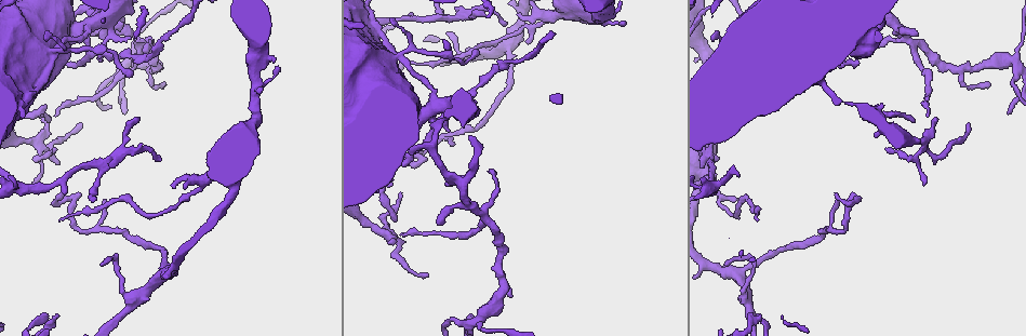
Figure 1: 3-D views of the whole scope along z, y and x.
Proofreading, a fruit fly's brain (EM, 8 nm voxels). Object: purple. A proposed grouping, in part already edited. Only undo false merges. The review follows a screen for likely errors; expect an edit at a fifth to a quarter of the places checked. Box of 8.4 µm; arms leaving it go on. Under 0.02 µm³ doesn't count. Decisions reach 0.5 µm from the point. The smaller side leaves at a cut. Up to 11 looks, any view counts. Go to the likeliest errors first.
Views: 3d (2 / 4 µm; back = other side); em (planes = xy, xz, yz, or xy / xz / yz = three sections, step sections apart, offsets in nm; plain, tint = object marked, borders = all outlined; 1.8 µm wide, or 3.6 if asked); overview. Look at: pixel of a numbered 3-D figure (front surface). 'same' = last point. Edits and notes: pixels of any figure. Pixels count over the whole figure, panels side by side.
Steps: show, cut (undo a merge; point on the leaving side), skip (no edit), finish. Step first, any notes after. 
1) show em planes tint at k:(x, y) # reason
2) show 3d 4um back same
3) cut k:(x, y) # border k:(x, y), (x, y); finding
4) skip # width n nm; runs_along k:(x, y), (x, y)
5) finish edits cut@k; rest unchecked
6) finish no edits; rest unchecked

show 3d 4um at 1:(458, 182) # arms part here

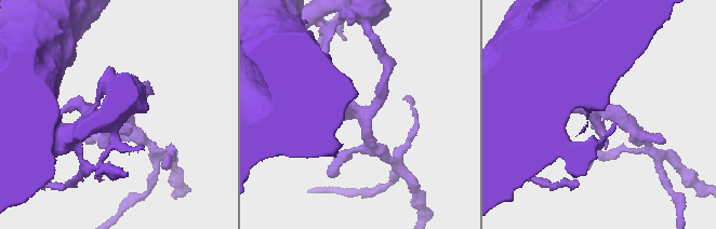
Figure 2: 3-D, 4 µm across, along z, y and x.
show em planes borders at 2:(363, 113)

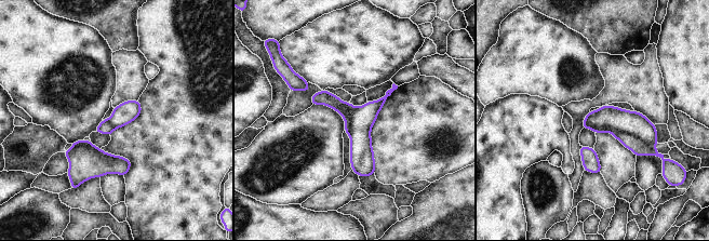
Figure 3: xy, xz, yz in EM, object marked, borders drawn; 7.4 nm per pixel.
cut 3:(634, 122) # width 160 nm; part_leaving 3:(382, 101), (362, 120), (368, 173); a second cell is stuck on

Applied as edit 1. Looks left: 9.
show em xy step 8 tint at 2:(74, 144) # looks like a crossing

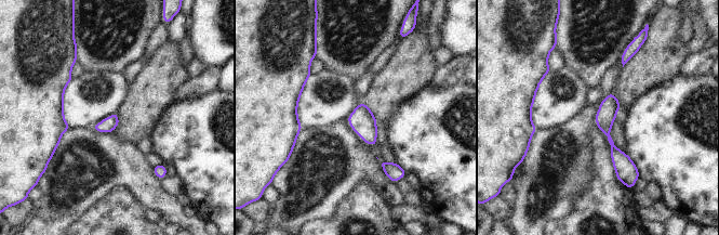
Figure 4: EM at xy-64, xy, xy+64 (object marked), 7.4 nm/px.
skip # runs_along 4:(611, 96), (607, 134), (622, 177); one cell here

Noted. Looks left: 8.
show 3d 2um at 1:(101, 166)

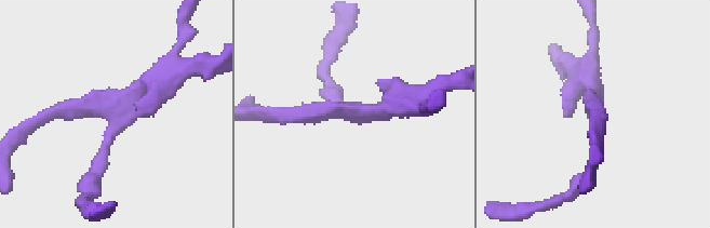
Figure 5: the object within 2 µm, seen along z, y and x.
show em xz step 16 tint at 5:(593, 106) # arms 3

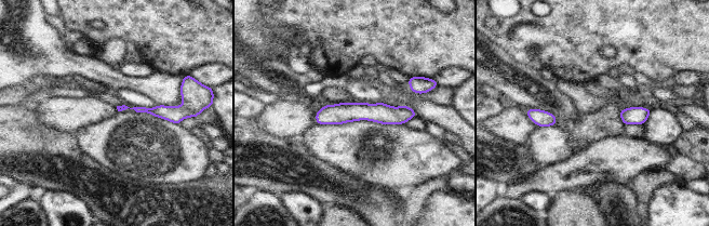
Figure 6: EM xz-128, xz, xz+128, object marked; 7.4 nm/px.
show em planes tint same

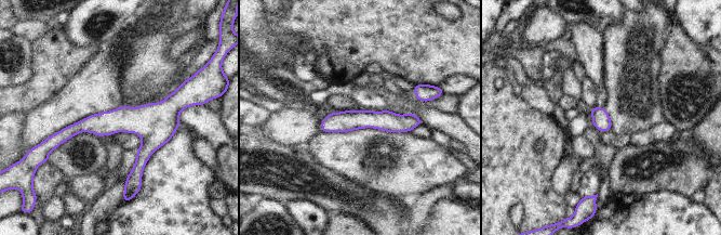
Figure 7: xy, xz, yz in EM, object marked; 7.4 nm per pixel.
skip # runs_along 7:(417, 121), (346, 120), (323, 126); continuous, no second cell

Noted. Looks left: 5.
show 3d 4um at 1:(931, 155) # sharp bend

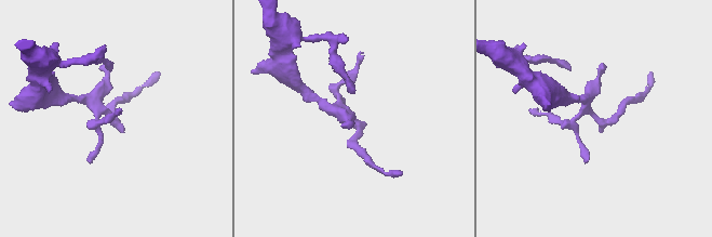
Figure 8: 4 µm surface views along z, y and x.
show em planes borders at 8:(593, 118)

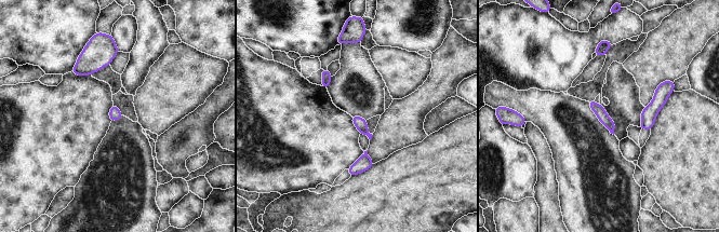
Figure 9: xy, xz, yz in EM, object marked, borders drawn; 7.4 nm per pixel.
skip # one cell here

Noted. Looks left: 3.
finish edits cut@3; rest unchecked

